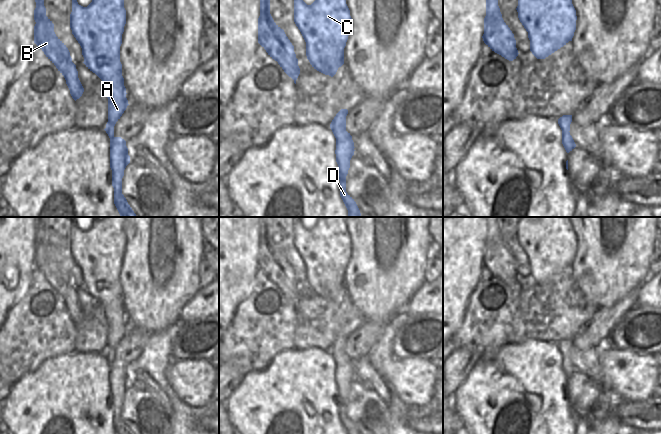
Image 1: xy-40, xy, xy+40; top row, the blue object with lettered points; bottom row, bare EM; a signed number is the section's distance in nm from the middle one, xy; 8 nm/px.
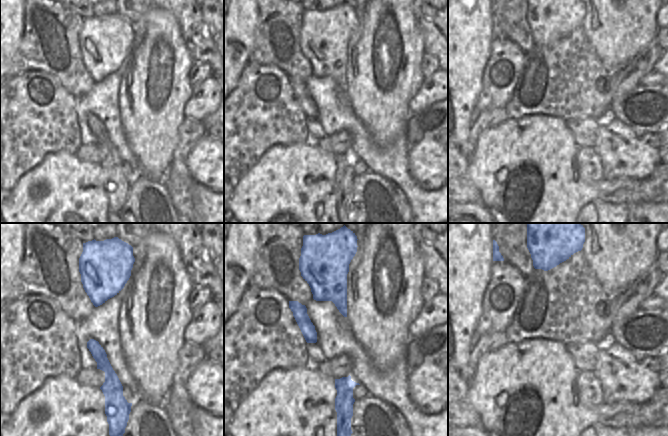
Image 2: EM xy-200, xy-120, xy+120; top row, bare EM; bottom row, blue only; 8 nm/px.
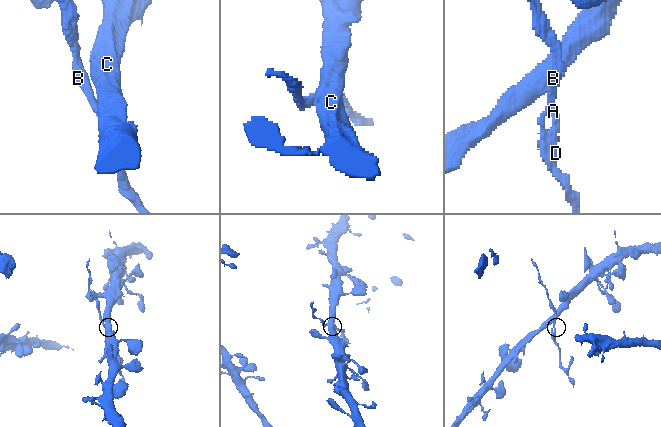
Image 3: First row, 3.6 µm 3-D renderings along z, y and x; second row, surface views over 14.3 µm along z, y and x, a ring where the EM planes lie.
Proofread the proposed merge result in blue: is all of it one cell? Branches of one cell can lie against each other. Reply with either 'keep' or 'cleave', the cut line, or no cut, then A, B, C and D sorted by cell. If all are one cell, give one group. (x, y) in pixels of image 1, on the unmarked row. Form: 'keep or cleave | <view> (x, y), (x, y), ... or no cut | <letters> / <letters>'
cleave | xy (345, 354), (344, 360), (336, 363) | A C / B D

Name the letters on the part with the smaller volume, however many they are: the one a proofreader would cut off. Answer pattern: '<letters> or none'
B, D.

